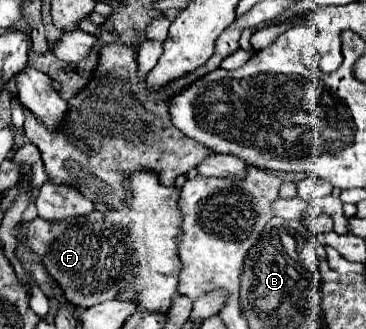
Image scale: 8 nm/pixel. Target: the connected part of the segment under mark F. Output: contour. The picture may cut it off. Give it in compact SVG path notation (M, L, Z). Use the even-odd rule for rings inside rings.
M150 171L136 173L130 179L130 191L130 207L108 209L108 213L94 211L82 219L70 219L66 223L44 223L44 219L38 217L26 225L28 245L38 257L42 257L46 269L64 291L64 297L76 307L92 307L114 297L136 299L138 309L146 311L166 311L172 305L172 297L178 287L176 235L180 233L180 217L176 201L180 191L160 185L156 175Z

